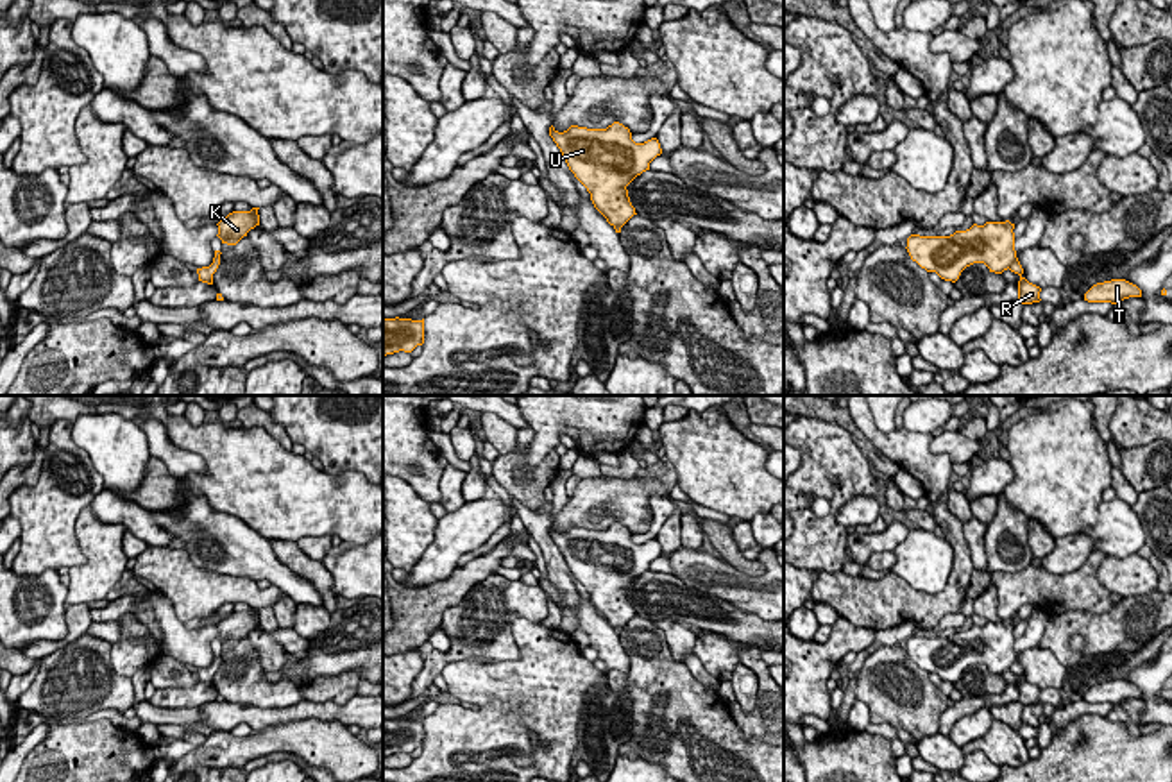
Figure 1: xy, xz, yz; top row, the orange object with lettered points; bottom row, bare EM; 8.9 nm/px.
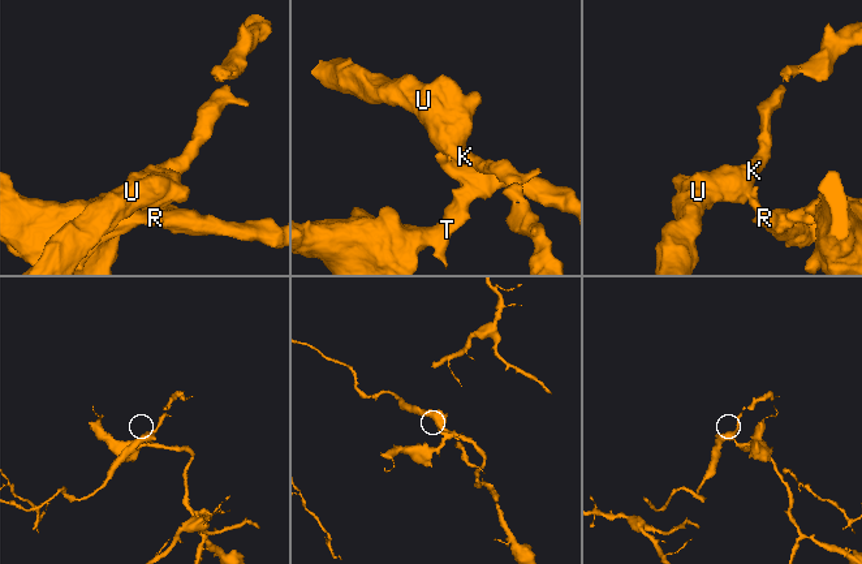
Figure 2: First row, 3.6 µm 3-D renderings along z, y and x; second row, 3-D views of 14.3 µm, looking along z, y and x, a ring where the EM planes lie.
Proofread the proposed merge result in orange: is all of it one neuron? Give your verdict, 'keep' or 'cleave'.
cleave

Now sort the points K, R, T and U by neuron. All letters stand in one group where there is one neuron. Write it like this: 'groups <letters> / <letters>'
groups K U / R T

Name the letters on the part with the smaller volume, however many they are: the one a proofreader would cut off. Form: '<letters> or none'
K, U

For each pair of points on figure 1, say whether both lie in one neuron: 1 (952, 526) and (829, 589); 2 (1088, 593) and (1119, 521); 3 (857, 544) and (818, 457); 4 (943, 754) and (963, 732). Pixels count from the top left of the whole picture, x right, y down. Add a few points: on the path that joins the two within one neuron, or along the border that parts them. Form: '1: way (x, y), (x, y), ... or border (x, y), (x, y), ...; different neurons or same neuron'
1: way (961, 573), (959, 582), (940, 602), (875, 602); same neuron
2: border (1095, 548), (1104, 555); different neurons
3: border (849, 535), (845, 548); different neurons
4: border (947, 736), (961, 750); different neurons

